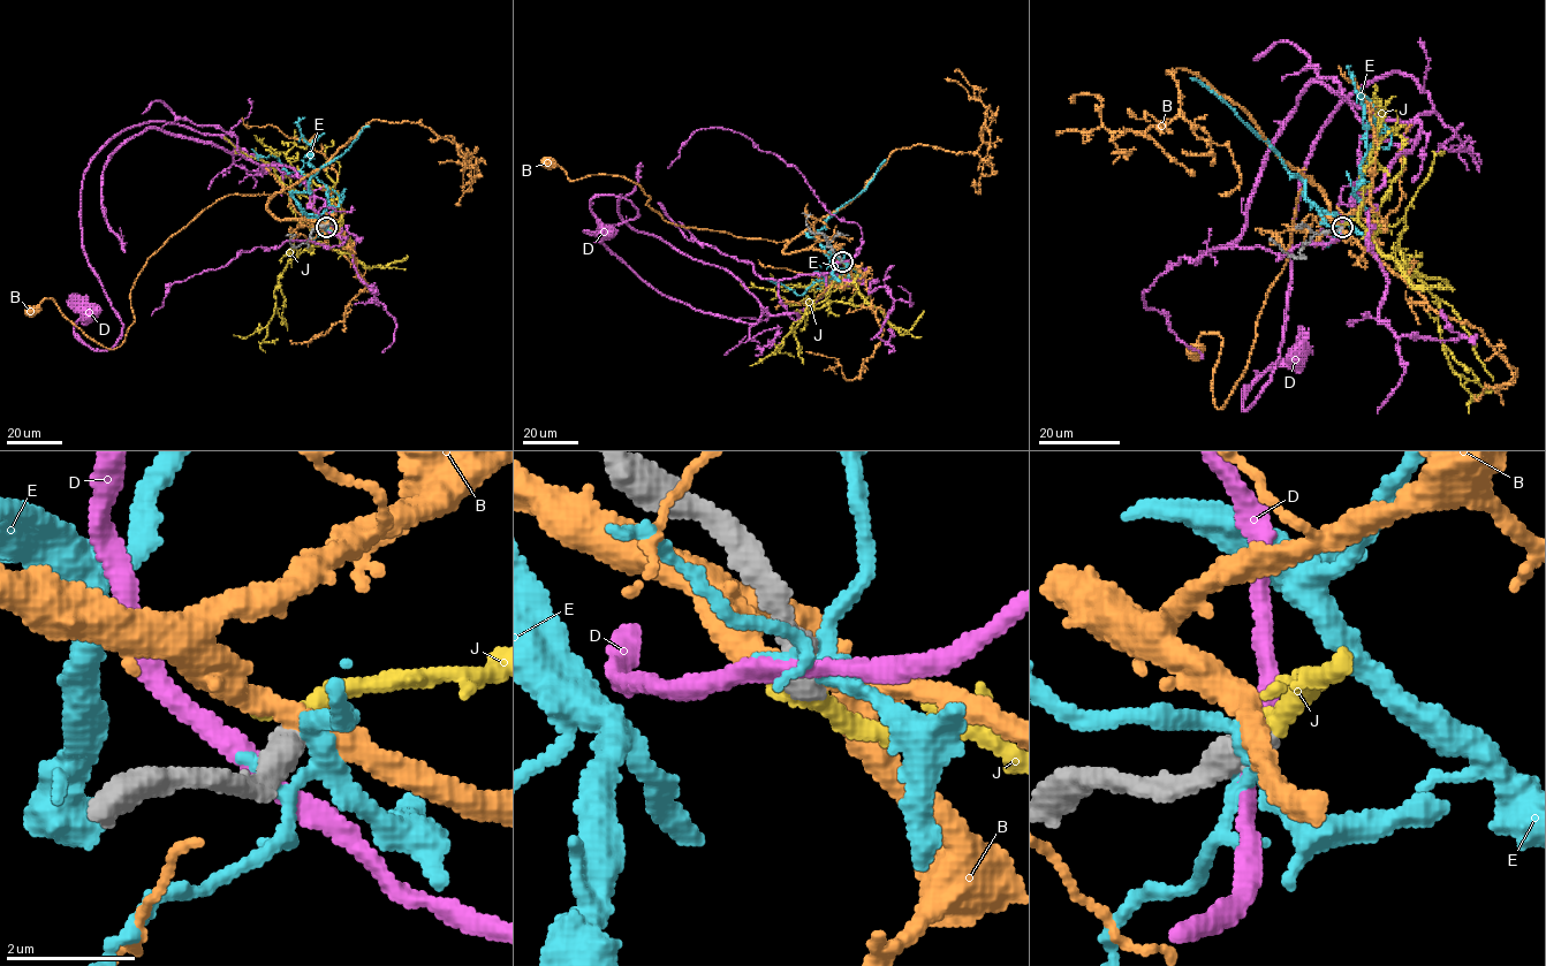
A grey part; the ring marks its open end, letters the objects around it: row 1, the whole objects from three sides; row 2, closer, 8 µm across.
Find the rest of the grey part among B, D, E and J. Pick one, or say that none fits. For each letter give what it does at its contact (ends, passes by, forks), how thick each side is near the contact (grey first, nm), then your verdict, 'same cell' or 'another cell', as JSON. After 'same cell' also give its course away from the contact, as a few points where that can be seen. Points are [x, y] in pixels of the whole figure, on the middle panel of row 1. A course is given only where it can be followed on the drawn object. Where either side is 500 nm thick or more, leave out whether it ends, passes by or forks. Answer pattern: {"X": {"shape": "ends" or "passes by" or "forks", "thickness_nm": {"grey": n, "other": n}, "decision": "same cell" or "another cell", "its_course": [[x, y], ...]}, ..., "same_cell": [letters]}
{"B": {"thickness_nm": {"grey": 500, "other": 320}, "decision": "another cell"}, "D": {"thickness_nm": {"grey": 550, "other": 300}, "decision": "another cell"}, "E": {"thickness_nm": {"grey": 550, "other": 240}, "decision": "another cell"}, "J": {"shape": "ends", "thickness_nm": {"grey": 480, "other": 320}, "decision": "same cell", "its_course": [[842, 263], [857, 271], [855, 284], [864, 303], [831, 302], [813, 307], [789, 328], [773, 352], [750, 365]]}, "same_cell": ["J"]}

